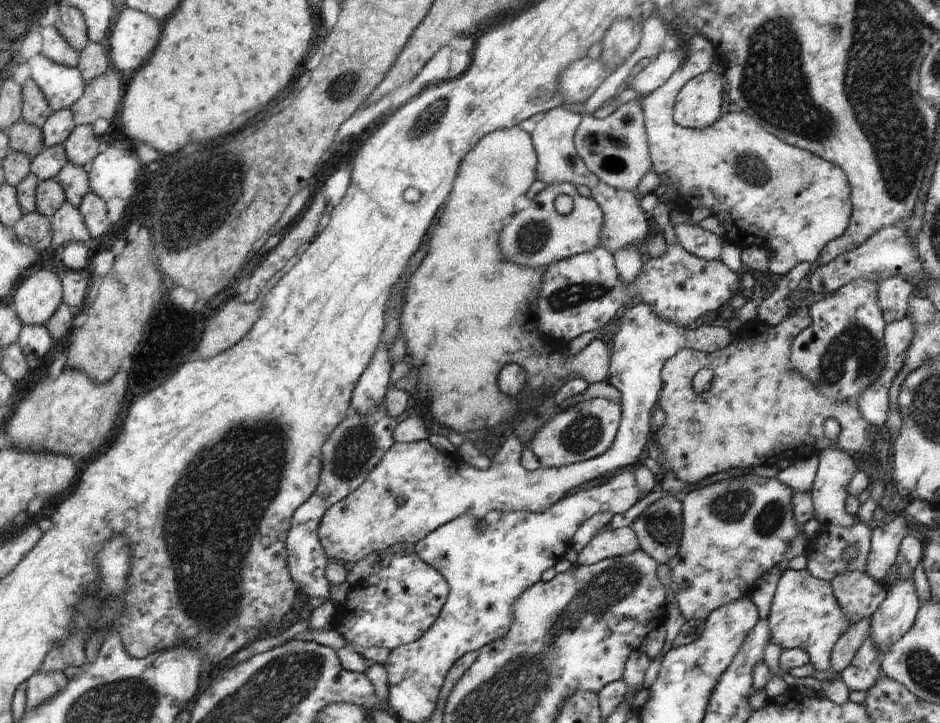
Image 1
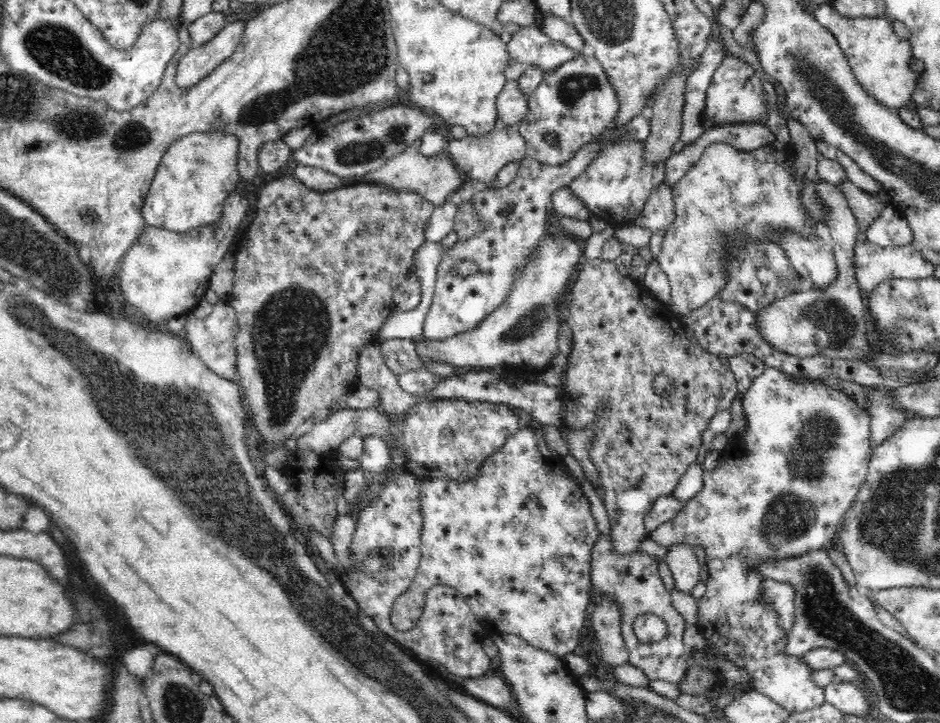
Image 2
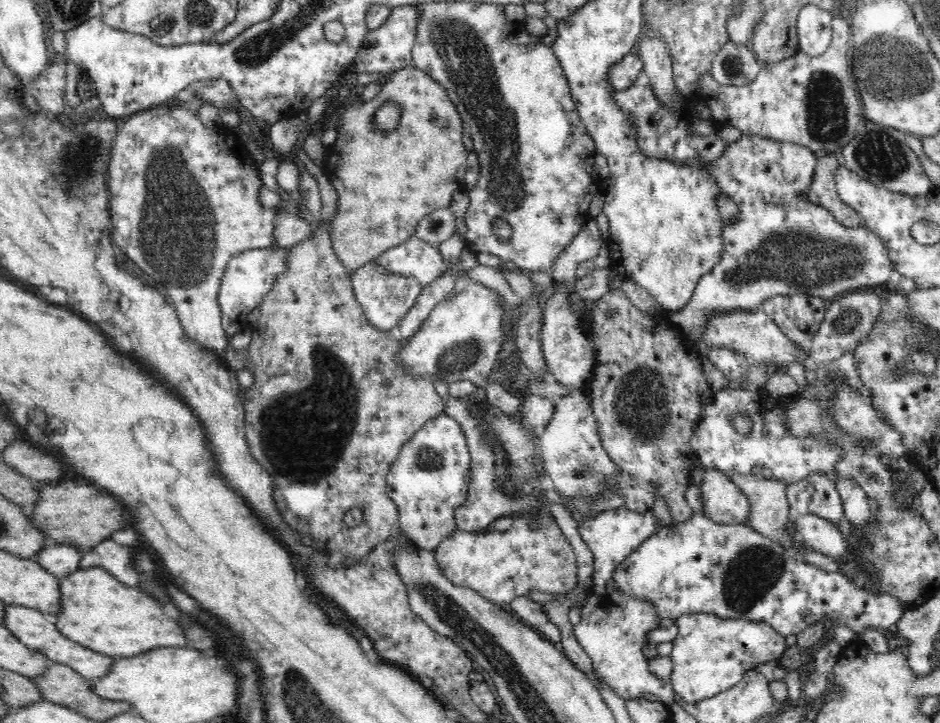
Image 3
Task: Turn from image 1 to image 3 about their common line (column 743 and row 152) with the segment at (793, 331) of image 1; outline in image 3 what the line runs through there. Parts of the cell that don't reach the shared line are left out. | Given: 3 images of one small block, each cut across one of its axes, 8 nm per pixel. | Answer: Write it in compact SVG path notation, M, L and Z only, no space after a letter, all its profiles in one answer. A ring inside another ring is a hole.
M414 64L407 66L406 68L401 68L400 70L397 70L387 76L385 80L382 81L381 90L371 101L354 102L354 104L352 104L352 106L350 106L350 108L342 114L342 118L340 118L337 123L342 125L342 127L336 128L338 133L337 140L331 146L333 158L327 160L324 165L324 173L333 184L338 194L336 215L334 218L330 219L328 223L331 228L330 236L333 245L332 249L336 251L338 259L342 261L342 264L344 264L346 270L353 272L357 268L368 264L369 261L376 261L381 254L386 252L386 250L400 246L400 244L406 242L407 239L414 237L416 225L420 222L421 218L424 218L427 214L434 212L434 210L446 208L446 206L449 206L454 192L465 190L464 178L468 170L467 154L469 150L464 147L462 142L464 130L463 119L458 113L458 110L452 100L450 100L449 95L446 92L446 88L440 85L438 81L432 79L428 73L418 69L418 67ZM389 101L396 102L398 107L402 109L402 118L400 118L401 122L398 126L396 126L396 130L392 130L392 132L381 132L375 128L375 120L373 117L376 115L376 112L384 106L385 102Z

